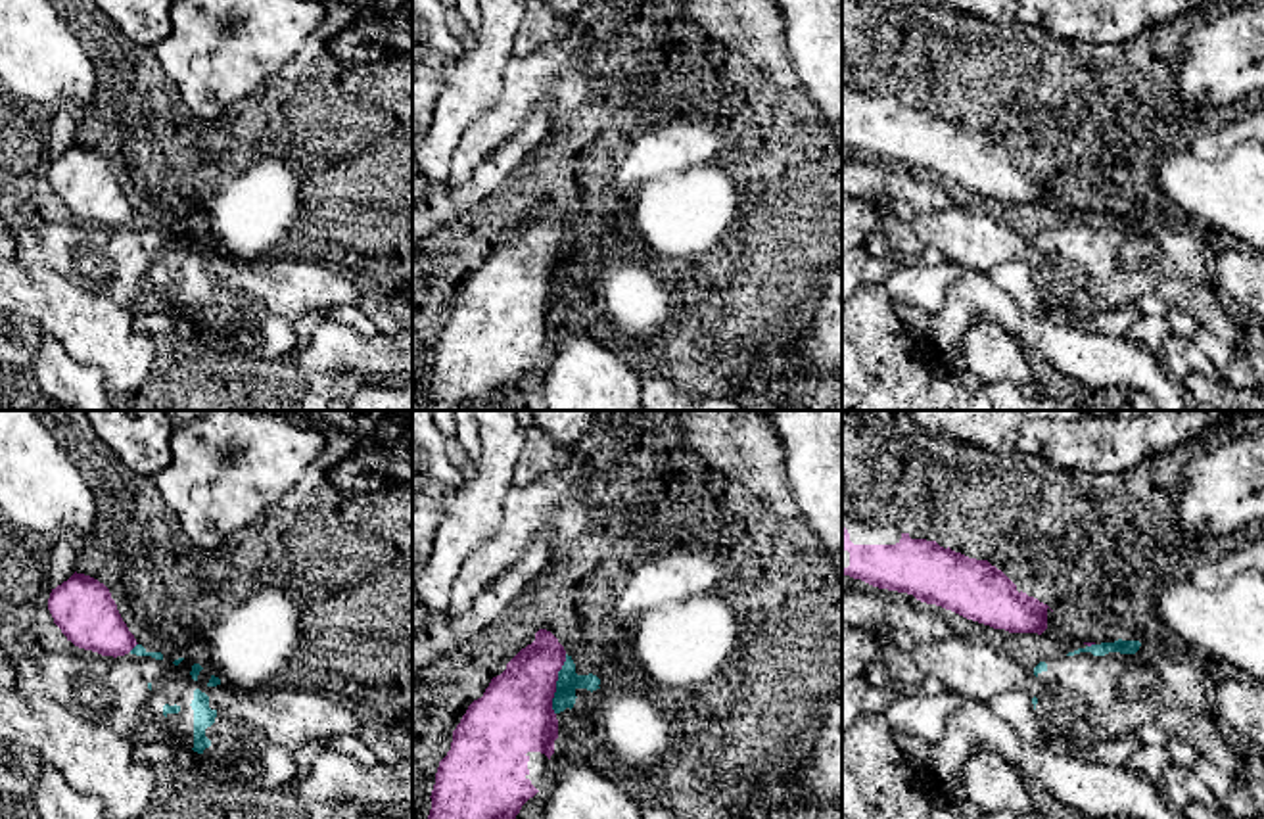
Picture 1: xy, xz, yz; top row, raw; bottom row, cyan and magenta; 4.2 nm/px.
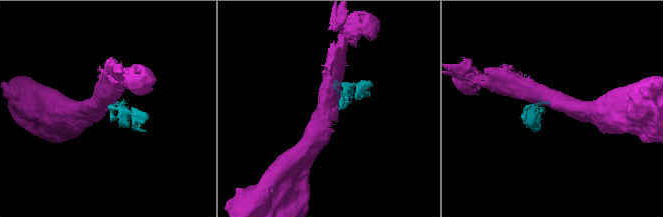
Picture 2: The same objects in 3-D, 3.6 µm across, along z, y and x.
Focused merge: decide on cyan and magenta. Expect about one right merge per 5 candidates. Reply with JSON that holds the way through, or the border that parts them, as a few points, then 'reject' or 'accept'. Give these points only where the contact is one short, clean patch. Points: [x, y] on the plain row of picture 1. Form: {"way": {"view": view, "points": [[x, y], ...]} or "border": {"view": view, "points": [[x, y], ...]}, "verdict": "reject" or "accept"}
{"border": {"view": "xz", "points": [[566, 225], [553, 269], [555, 284]]}, "verdict": "reject"}

